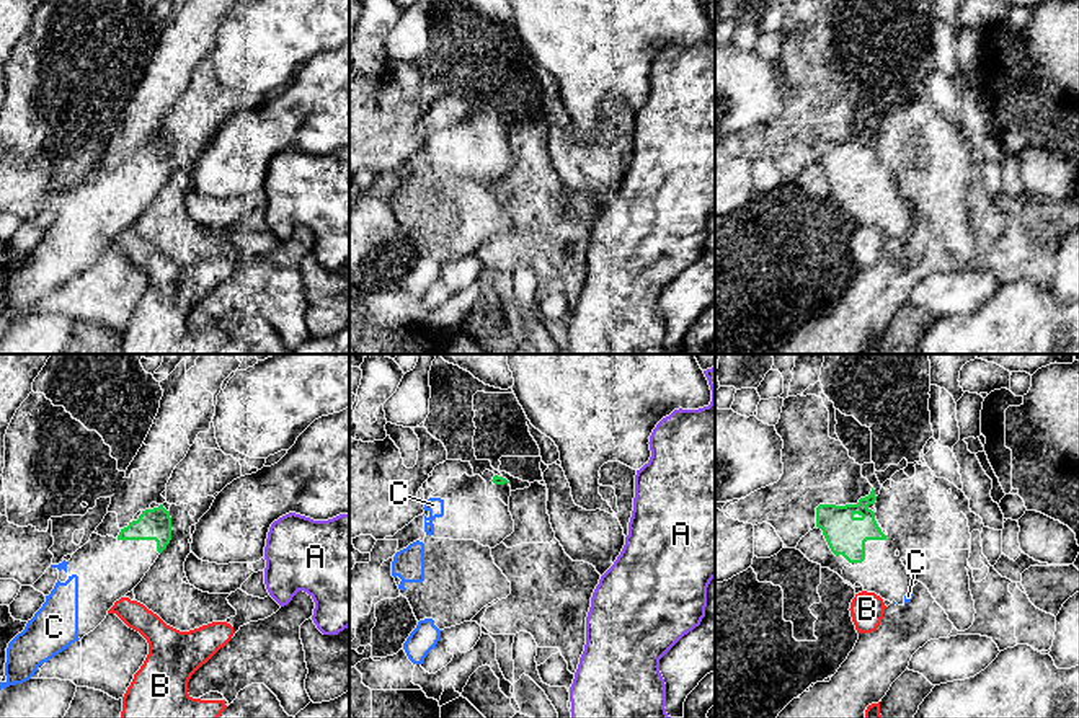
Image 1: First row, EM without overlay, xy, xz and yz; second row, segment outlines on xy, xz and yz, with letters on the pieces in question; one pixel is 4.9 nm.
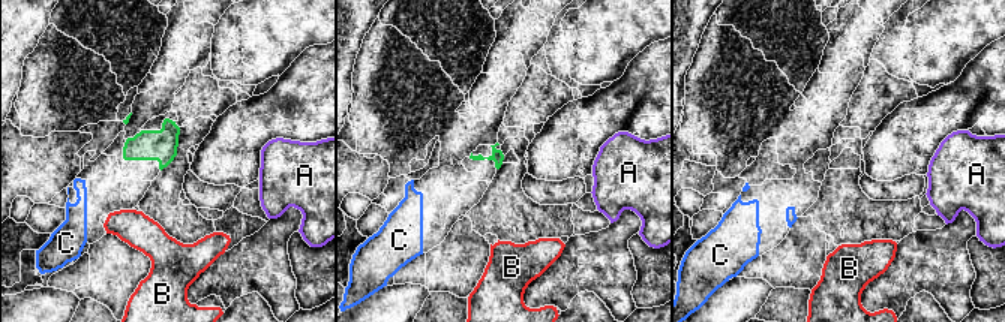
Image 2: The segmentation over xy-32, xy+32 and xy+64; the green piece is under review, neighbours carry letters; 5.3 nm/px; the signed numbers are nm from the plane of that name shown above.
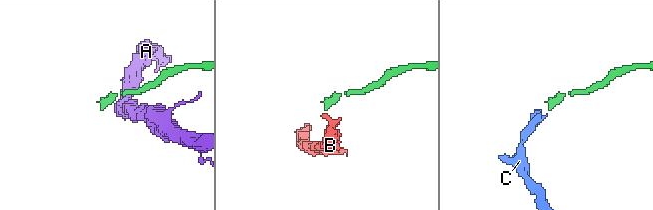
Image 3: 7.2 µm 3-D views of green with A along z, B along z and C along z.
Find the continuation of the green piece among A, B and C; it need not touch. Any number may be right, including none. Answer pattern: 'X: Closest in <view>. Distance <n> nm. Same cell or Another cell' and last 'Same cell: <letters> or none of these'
A: Closest in xy. Distance 460 nm. Another cell
B: Closest in yz. Distance 140 nm. Another cell
C: Closest in yz. Distance 240 nm. Same cell
Same cell: C

